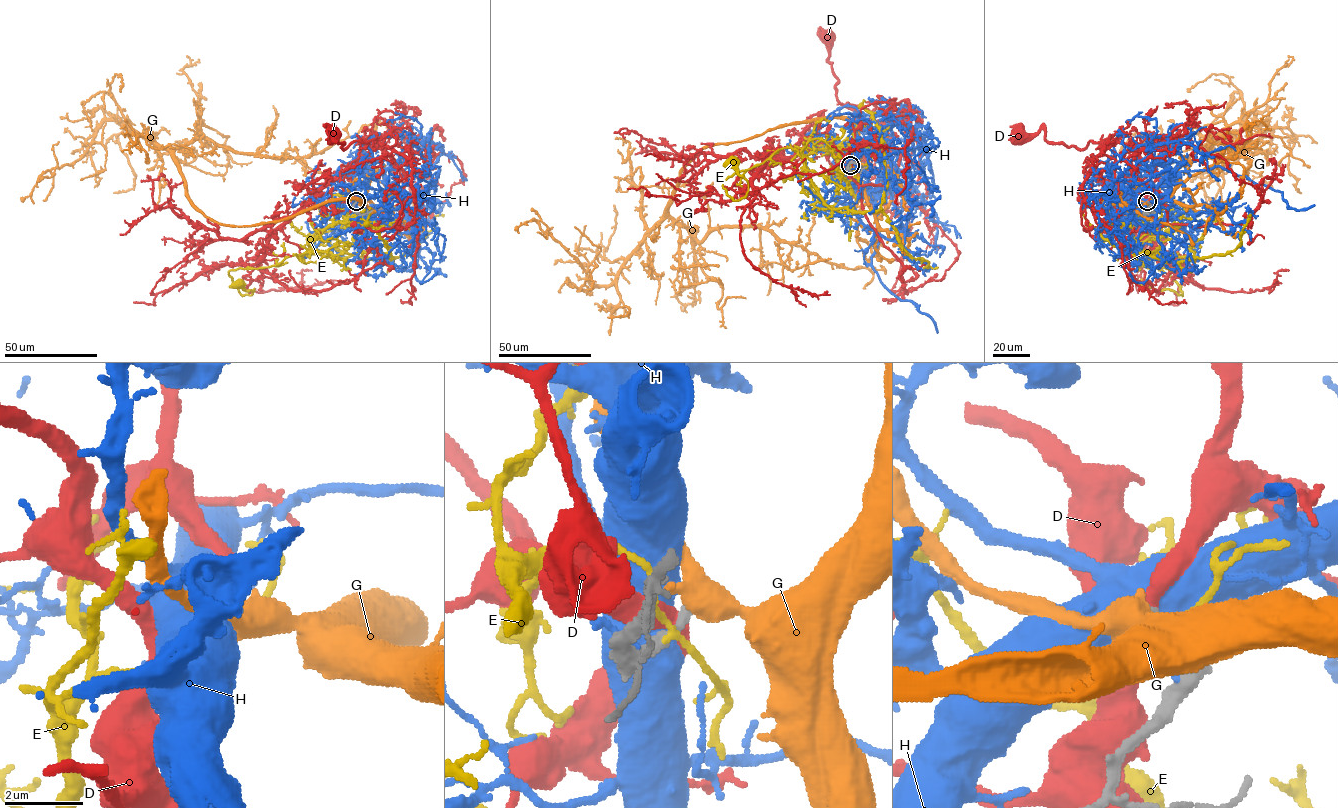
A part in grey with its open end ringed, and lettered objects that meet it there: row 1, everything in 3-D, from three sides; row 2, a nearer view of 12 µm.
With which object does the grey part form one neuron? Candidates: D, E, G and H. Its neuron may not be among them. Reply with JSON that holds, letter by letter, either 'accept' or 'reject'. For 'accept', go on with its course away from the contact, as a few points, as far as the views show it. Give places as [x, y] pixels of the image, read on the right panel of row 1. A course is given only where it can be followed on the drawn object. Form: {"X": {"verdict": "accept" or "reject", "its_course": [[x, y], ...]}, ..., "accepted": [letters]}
{"D": {"verdict": "reject"}, "E": {"verdict": "reject"}, "G": {"verdict": "reject"}, "H": {"verdict": "reject"}, "accepted": []}

